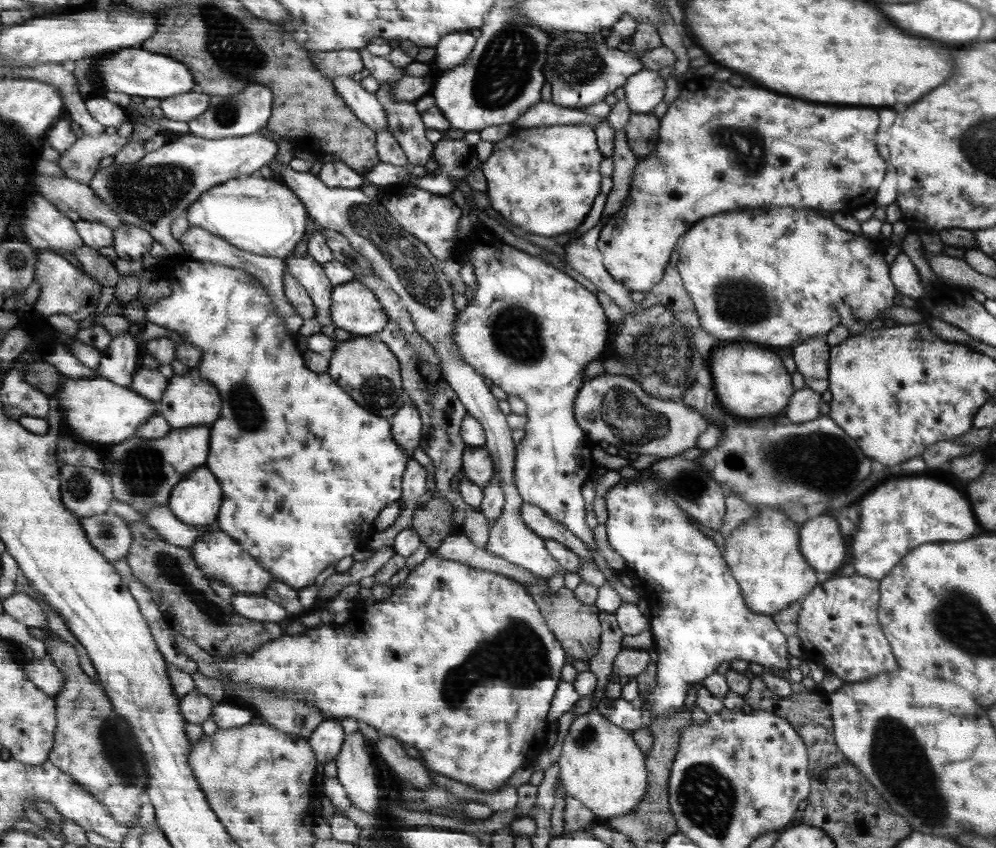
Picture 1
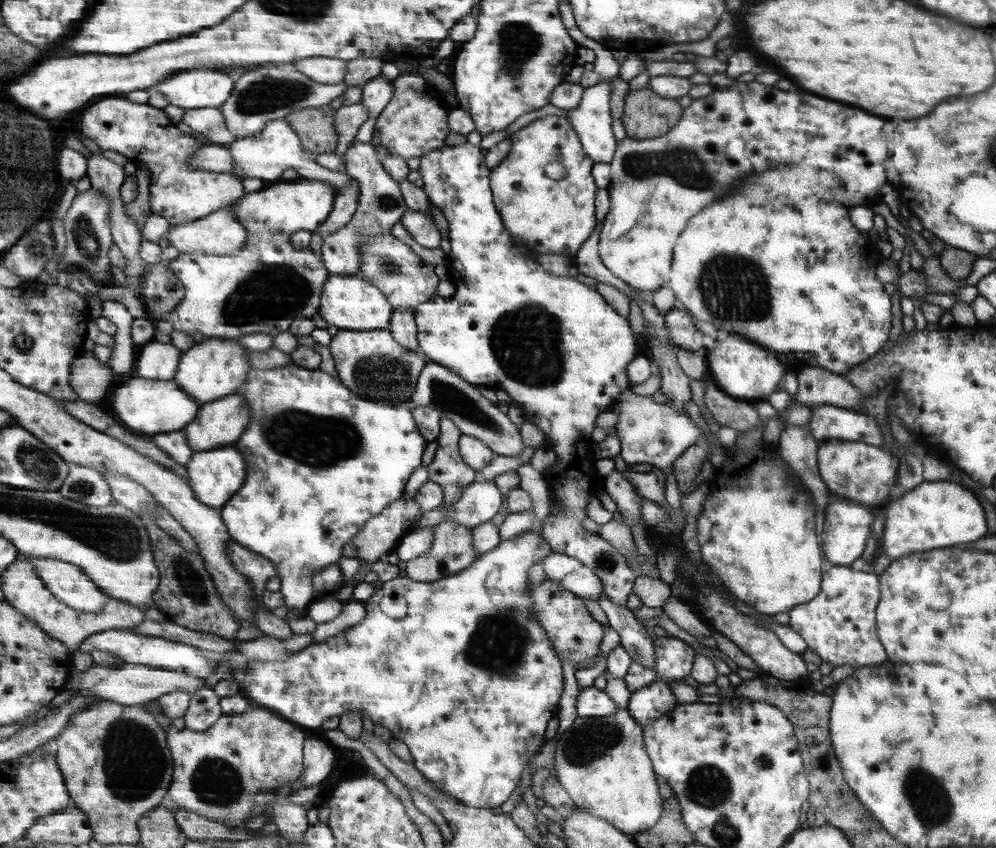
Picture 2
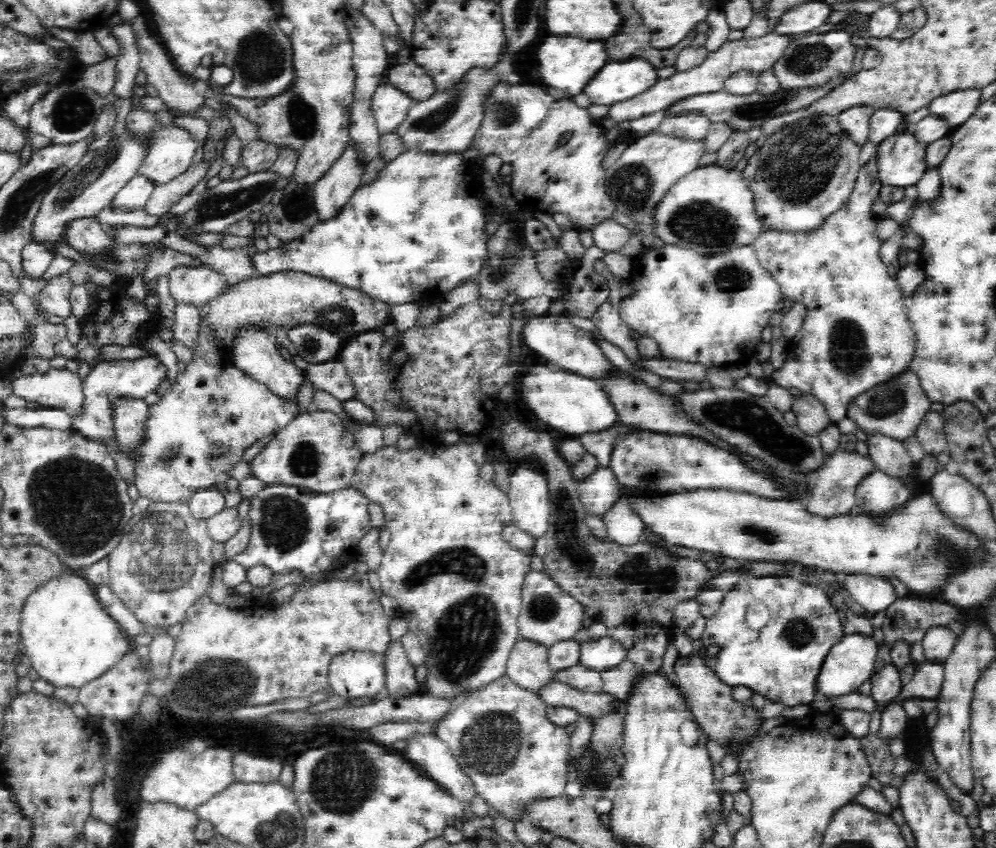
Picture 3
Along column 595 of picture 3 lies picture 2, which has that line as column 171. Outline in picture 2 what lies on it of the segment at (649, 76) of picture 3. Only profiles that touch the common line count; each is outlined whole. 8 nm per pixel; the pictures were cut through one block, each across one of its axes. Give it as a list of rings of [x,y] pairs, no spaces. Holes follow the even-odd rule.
[[[195,69],[183,71],[172,76],[172,80],[166,80],[166,84],[152,86],[152,91],[158,91],[166,97],[168,105],[178,106],[184,110],[198,108],[220,109],[229,100],[235,85],[235,77],[223,72],[207,69]]]

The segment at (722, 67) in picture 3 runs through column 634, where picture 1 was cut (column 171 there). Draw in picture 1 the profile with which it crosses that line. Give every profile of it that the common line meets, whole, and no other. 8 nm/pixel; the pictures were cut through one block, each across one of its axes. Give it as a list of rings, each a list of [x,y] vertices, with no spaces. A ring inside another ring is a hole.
[[[194,91],[185,93],[161,100],[160,107],[166,118],[190,122],[198,119],[198,116],[202,116],[202,114],[207,112],[210,104],[208,95],[204,94],[204,92],[196,93]]]

